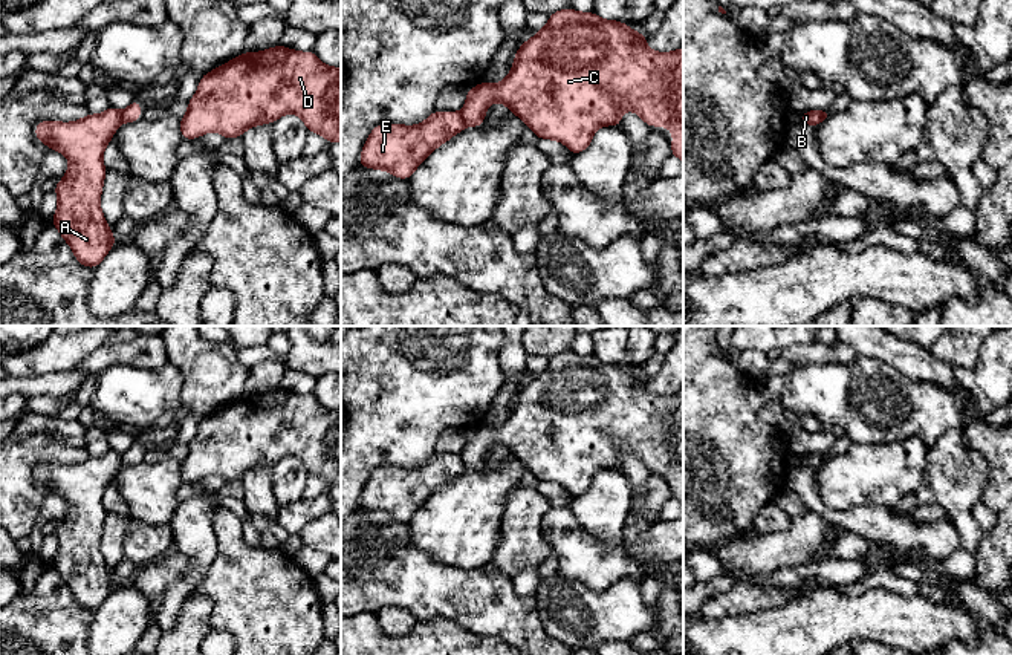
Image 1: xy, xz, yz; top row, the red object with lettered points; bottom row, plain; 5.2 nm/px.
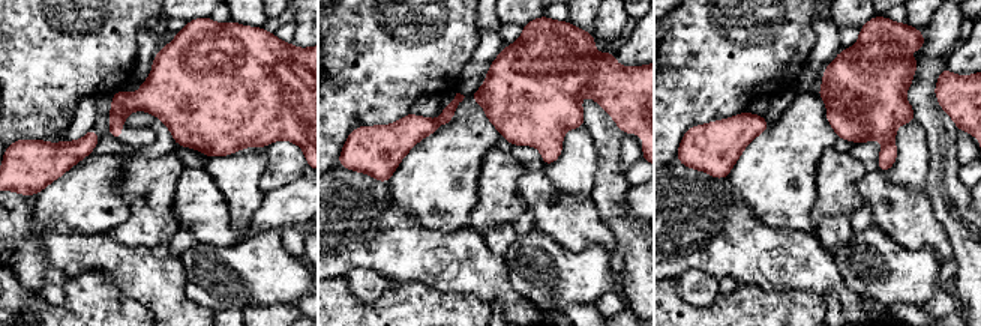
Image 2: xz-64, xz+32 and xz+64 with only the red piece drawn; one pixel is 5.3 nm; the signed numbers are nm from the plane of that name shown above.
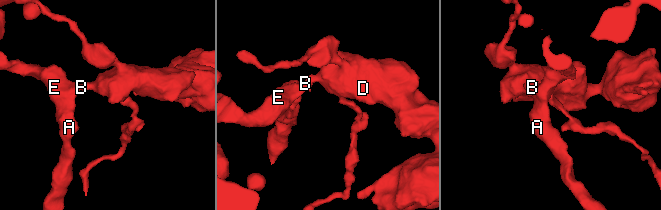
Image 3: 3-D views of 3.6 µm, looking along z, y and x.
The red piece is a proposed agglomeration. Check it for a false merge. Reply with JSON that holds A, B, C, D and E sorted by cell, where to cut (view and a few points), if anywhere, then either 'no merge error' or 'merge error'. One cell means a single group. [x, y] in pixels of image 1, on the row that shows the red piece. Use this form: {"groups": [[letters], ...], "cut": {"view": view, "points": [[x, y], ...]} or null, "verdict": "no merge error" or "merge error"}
{"groups": [["A", "E"], ["B", "C", "D"]], "cut": {"view": "xz", "points": [[460, 112], [467, 124]]}, "verdict": "merge error"}

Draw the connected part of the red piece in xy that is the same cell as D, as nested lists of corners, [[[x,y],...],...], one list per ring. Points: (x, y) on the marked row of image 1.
[[[275,46],[261,52],[243,52],[200,78],[196,95],[180,118],[182,139],[217,132],[226,139],[248,129],[272,124],[286,113],[300,116],[307,132],[330,142],[341,142],[341,67],[326,66],[313,51],[298,52]]]

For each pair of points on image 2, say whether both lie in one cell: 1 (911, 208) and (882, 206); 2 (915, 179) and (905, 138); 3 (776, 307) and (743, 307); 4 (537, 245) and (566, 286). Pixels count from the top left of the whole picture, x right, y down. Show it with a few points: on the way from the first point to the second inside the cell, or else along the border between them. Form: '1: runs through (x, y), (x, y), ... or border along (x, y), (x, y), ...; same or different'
1: runs through (903, 208), (890, 206); same
2: runs through (912, 169), (912, 149); same
3: runs through (768, 307), (750, 307); same
4: runs through (537, 256), (555, 275); same

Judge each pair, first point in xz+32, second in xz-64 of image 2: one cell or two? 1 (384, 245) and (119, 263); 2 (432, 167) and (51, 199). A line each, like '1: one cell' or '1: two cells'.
1: one cell
2: one cell

